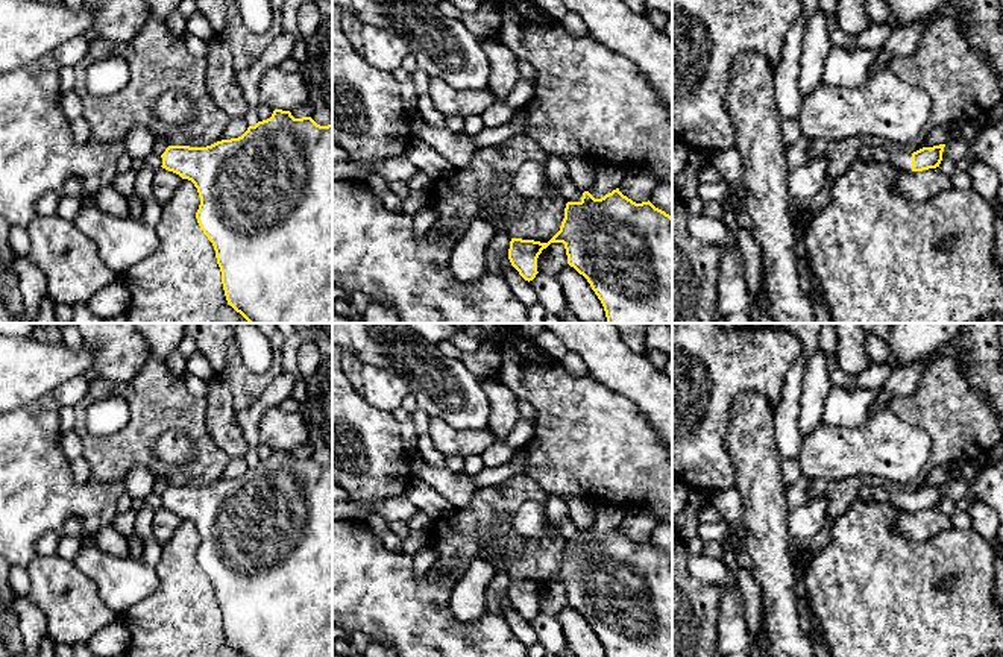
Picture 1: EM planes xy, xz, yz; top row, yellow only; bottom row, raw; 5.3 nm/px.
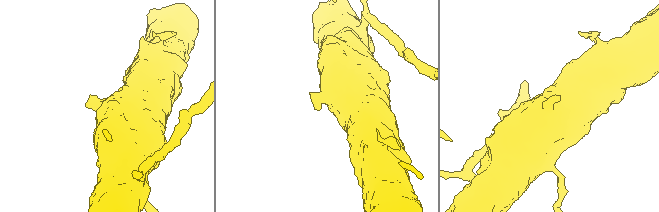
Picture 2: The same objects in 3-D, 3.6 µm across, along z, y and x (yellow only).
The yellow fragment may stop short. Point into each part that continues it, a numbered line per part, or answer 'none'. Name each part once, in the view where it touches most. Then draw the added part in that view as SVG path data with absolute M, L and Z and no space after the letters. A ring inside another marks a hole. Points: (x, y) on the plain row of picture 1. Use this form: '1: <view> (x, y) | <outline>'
1: yz (868, 493) | M862 486L857 496L866 504L895 505L904 511L912 511L912 493L889 492L880 486Z

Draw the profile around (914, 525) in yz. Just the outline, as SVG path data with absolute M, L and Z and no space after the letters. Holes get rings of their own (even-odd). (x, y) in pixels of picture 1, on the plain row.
M938 507L923 511L901 511L894 520L894 530L907 540L923 542L951 527L951 519Z

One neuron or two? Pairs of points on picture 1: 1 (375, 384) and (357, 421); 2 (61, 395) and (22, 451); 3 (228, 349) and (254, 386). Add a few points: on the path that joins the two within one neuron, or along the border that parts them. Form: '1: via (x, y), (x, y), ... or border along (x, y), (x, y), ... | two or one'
1: border along (360, 392), (371, 404), (390, 413) | two
2: border along (49, 393), (61, 405) | two
3: via (228, 358), (245, 377) | one

